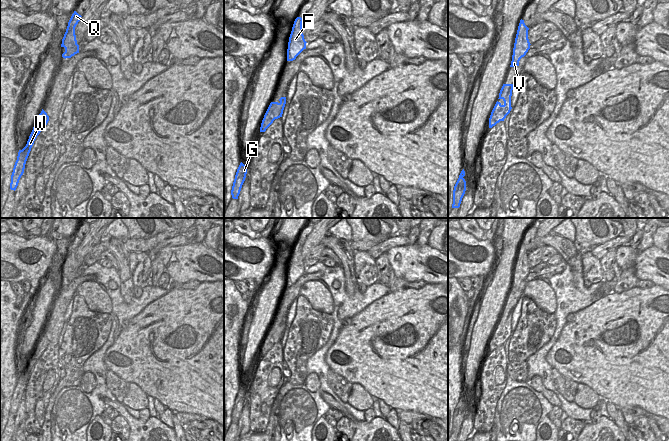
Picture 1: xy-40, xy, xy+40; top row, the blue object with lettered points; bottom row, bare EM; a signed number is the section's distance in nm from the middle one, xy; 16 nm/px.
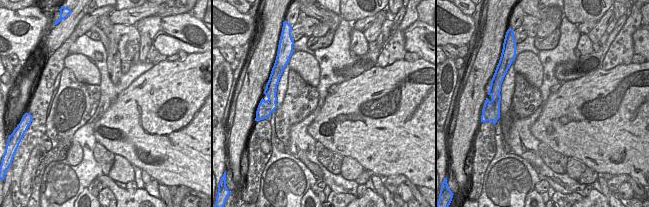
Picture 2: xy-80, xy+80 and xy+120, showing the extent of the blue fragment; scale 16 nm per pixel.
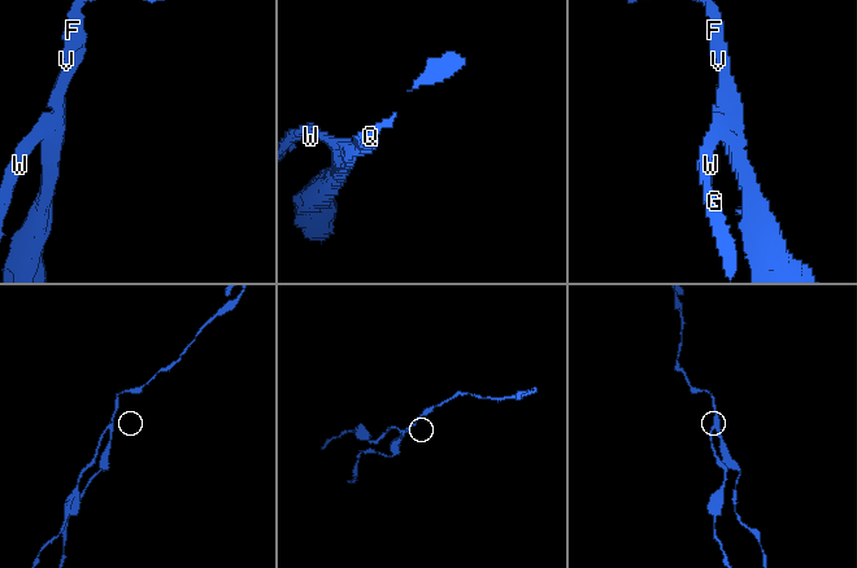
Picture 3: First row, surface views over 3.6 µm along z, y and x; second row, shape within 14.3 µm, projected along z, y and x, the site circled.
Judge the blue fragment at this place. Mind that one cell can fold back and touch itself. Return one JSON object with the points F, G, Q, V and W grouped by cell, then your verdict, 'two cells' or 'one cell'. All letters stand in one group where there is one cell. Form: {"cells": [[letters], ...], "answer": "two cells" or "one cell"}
{"cells": [["F", "Q", "V"], ["G", "W"]], "answer": "two cells"}

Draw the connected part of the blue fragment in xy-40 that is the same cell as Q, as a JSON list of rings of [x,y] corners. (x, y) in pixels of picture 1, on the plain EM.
[[[74,235],[68,246],[68,250],[61,268],[61,271],[65,272],[65,276],[62,278],[62,281],[65,283],[71,282],[75,278],[79,277],[79,269],[76,264],[75,251],[81,244],[81,241],[81,239]]]

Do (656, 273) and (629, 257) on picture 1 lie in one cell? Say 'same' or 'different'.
same

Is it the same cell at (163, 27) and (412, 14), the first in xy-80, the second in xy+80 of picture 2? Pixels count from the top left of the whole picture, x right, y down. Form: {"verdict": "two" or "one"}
{"verdict": "two"}

